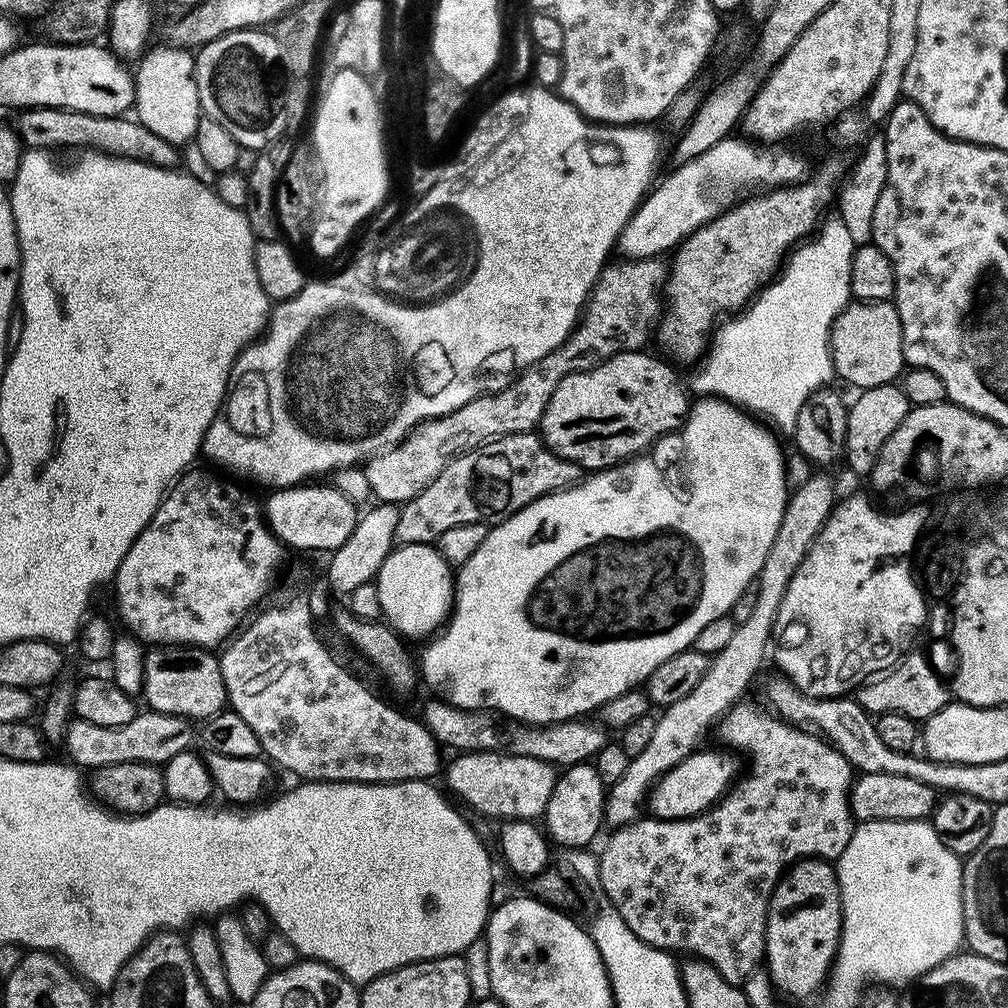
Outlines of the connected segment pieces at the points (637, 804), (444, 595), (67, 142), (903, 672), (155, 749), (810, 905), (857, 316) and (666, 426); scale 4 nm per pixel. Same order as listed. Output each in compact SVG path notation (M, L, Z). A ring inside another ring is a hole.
M819 474L811 475L806 483L799 485L791 493L782 514L782 526L778 526L778 534L774 534L770 554L766 554L766 562L762 562L762 570L754 584L756 601L754 610L750 610L750 618L736 624L734 634L730 634L730 642L726 642L724 649L711 657L702 682L698 682L698 686L694 686L694 690L690 690L686 698L678 698L678 702L674 702L656 716L650 746L646 746L642 754L631 757L626 766L626 774L617 784L607 789L604 801L605 825L618 829L633 820L641 819L642 809L656 781L697 751L704 744L704 735L711 728L713 731L720 717L743 697L740 695L747 690L748 683L759 674L760 667L764 664L764 656L766 660L772 640L772 627L786 586L790 586L790 578L794 578L798 566L802 566L802 558L806 558L810 546L818 538L822 526L830 518L837 503L838 495L836 496L836 488L832 485L831 478Z
M401 544L393 547L391 554L382 562L380 575L374 583L383 619L404 638L427 637L433 631L431 628L441 623L454 596L453 569L431 544Z
M26 108L14 120L14 127L23 147L28 150L76 148L104 152L107 156L124 156L128 160L145 160L159 168L176 168L182 152L177 145L158 138L154 130L146 130L140 121L124 116L91 116L68 112L64 108Z
M909 651L901 657L897 664L888 672L875 677L857 689L856 699L869 715L877 716L884 712L906 714L911 720L923 722L932 717L938 710L950 702L950 690L934 674L933 668L918 652Z
M151 710L137 711L136 716L130 722L120 726L98 726L86 720L72 718L68 721L68 728L65 731L62 744L63 747L68 747L69 757L67 756L67 759L81 770L87 770L87 768L95 770L122 762L142 762L143 764L162 766L170 758L174 758L174 754L182 754L193 747L192 728L194 728L193 721L188 720L185 716L162 714Z
M815 858L798 860L780 877L768 903L764 939L766 968L768 964L766 972L779 995L781 992L792 1000L808 1000L827 985L832 964L836 961L836 951L840 949L843 917L840 880L836 877L835 867L829 861Z
M887 300L850 302L838 314L830 330L832 370L856 390L891 384L905 371L902 354L902 322L895 303Z
M619 352L590 370L562 378L538 425L544 445L582 470L599 470L647 453L661 438L683 428L689 393L686 388L684 393L673 365L650 353Z

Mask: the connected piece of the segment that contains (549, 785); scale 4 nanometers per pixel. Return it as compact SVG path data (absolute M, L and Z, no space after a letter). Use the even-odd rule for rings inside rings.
M503 750L498 752L466 752L455 757L457 760L448 768L447 791L469 804L481 817L500 816L504 820L531 820L543 817L550 802L550 794L556 785L557 769L544 760L530 755L514 756Z

